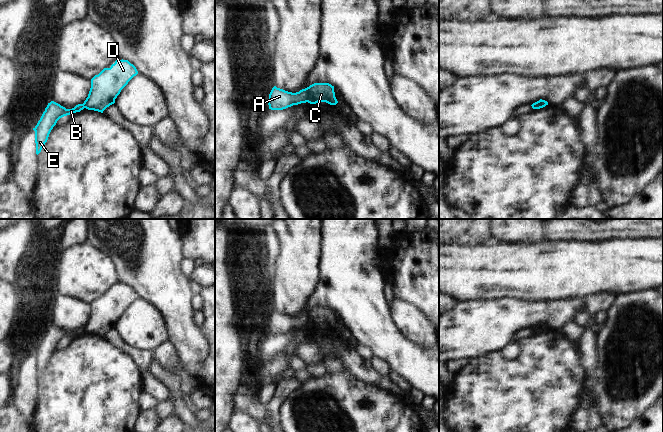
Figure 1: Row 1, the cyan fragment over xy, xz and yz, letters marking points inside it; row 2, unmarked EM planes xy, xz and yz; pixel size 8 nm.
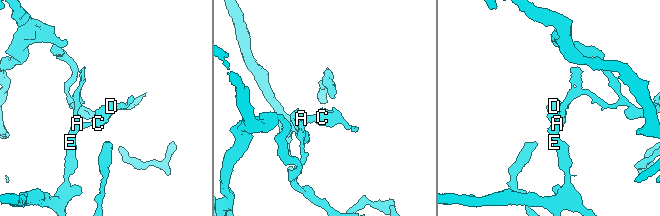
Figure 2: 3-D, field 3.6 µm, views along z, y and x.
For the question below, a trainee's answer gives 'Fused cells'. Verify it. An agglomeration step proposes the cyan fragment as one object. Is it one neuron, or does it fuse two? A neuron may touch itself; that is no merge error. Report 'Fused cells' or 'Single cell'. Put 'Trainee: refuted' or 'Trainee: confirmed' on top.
Trainee: confirmed
Fused cells

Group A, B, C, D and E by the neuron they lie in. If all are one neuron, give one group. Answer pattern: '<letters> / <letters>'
A B E / C D

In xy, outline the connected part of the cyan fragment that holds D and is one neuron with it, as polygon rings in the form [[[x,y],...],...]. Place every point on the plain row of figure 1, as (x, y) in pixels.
[[[116,284],[110,292],[104,292],[91,303],[91,312],[83,329],[88,334],[103,337],[128,306],[138,298],[136,291],[128,284]]]

